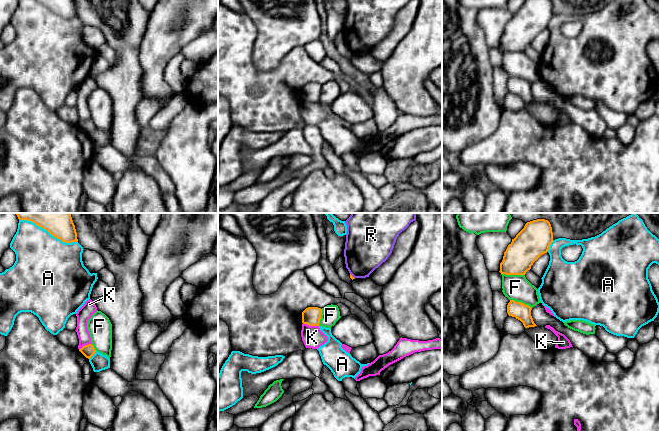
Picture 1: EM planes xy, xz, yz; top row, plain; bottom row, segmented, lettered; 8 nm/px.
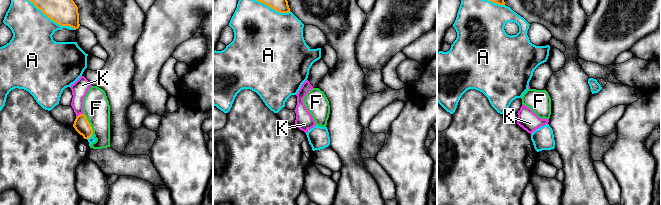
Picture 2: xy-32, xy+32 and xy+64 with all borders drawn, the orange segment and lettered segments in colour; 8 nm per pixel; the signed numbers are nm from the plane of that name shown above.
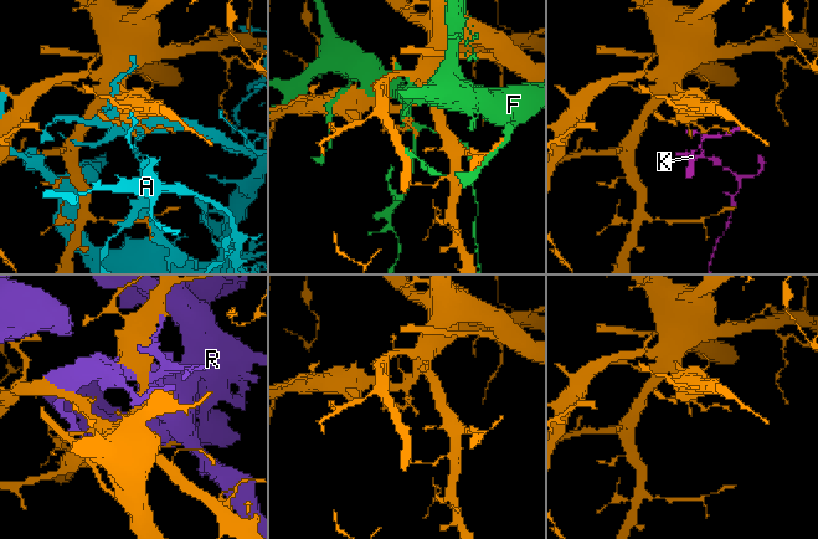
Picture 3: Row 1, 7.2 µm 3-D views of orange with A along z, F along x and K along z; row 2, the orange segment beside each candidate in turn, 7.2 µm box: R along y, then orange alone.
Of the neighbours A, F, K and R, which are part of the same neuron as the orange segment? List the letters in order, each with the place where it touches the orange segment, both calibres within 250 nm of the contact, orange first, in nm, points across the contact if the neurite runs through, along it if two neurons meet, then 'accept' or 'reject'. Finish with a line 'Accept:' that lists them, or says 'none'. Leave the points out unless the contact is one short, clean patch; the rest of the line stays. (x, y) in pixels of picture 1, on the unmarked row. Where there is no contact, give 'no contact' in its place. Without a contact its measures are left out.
A: meets orange in xy at (56, 13); 150 nm thick on the orange side, 480 nm on the other; reject
F: meets orange in yz at (513, 50); 240 nm thick on the orange side, 200 nm on the other; reject
K: meets orange in xz at (311, 101); 150 nm thick on the orange side, 170 nm on the other; border along xz (303, 99), (318, 102); reject
R: meets orange in xz at (352, 52); 20 nm thick on the orange side, 340 nm on the other; reject
Accept: none

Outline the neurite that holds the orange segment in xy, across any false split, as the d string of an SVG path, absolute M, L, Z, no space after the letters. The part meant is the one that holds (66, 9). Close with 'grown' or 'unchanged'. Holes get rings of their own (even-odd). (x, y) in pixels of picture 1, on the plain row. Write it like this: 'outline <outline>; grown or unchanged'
outline M36 0L65 19L78 18L74 0Z; unchanged

